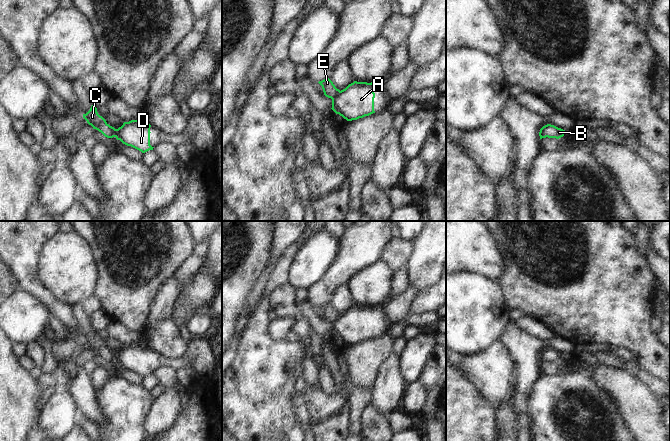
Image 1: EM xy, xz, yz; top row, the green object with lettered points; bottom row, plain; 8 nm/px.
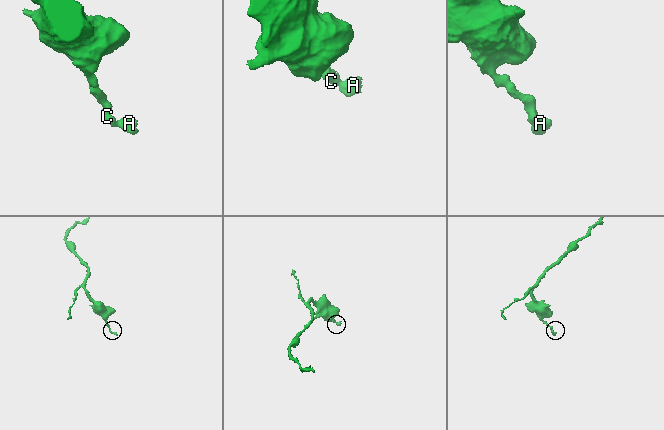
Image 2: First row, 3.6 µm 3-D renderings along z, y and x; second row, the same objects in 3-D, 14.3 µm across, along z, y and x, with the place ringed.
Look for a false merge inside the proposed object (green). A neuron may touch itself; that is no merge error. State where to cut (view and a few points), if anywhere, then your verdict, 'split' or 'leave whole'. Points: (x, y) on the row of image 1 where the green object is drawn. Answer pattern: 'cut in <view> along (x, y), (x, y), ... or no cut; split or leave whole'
cut in xz along (340, 91), (331, 98); split

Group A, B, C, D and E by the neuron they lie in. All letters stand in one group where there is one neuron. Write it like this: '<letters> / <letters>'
A B D / C E

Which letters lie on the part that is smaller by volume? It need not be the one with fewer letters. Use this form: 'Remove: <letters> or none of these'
Remove: A, B, D.

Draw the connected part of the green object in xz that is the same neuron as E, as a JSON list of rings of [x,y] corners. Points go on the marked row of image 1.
[[[329,78],[319,81],[318,83],[322,86],[324,95],[328,98],[335,98],[340,93],[340,90],[335,87]]]

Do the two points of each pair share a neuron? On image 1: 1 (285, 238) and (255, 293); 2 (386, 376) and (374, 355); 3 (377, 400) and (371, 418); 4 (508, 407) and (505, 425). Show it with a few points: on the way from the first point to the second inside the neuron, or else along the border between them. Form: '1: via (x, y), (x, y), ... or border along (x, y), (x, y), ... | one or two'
1: via (275, 252), (271, 264), (262, 279) | one
2: border along (392, 352), (378, 369), (371, 388) | two
3: border along (369, 404), (387, 415) | two
4: via (507, 411), (506, 421) | one

